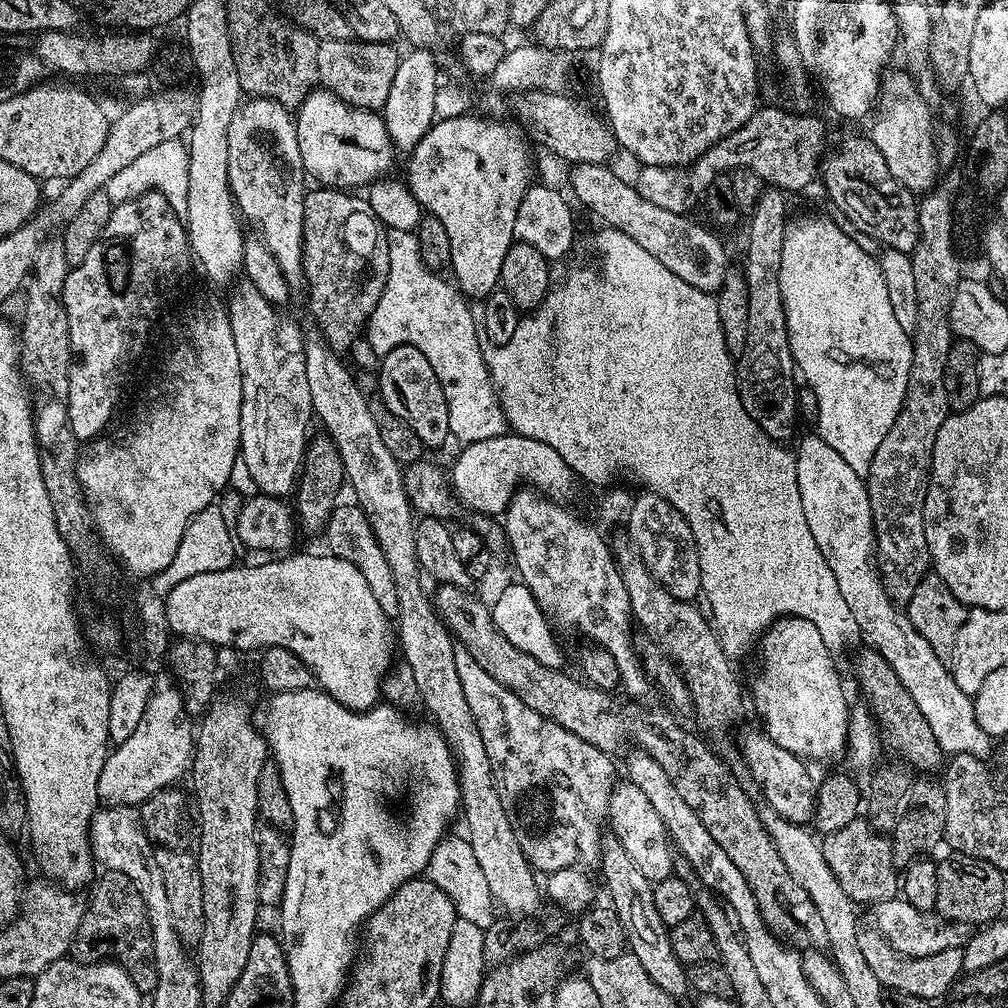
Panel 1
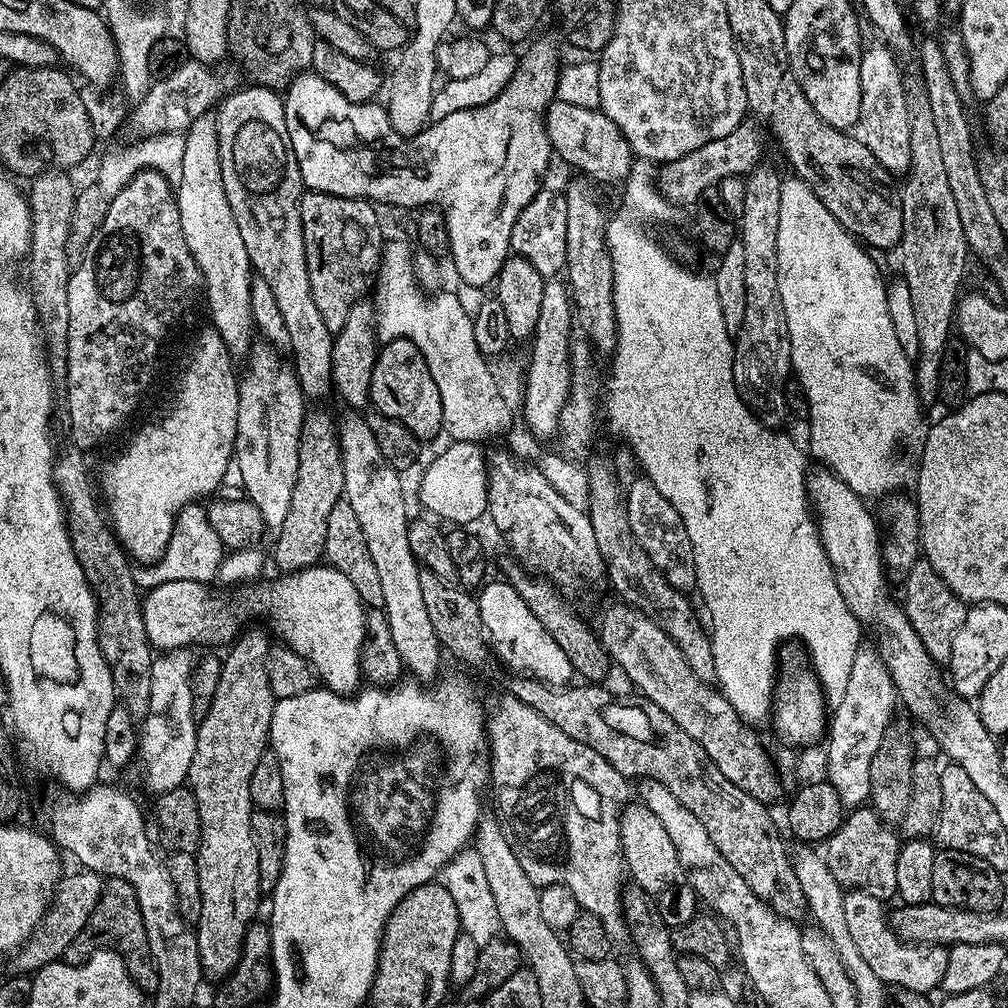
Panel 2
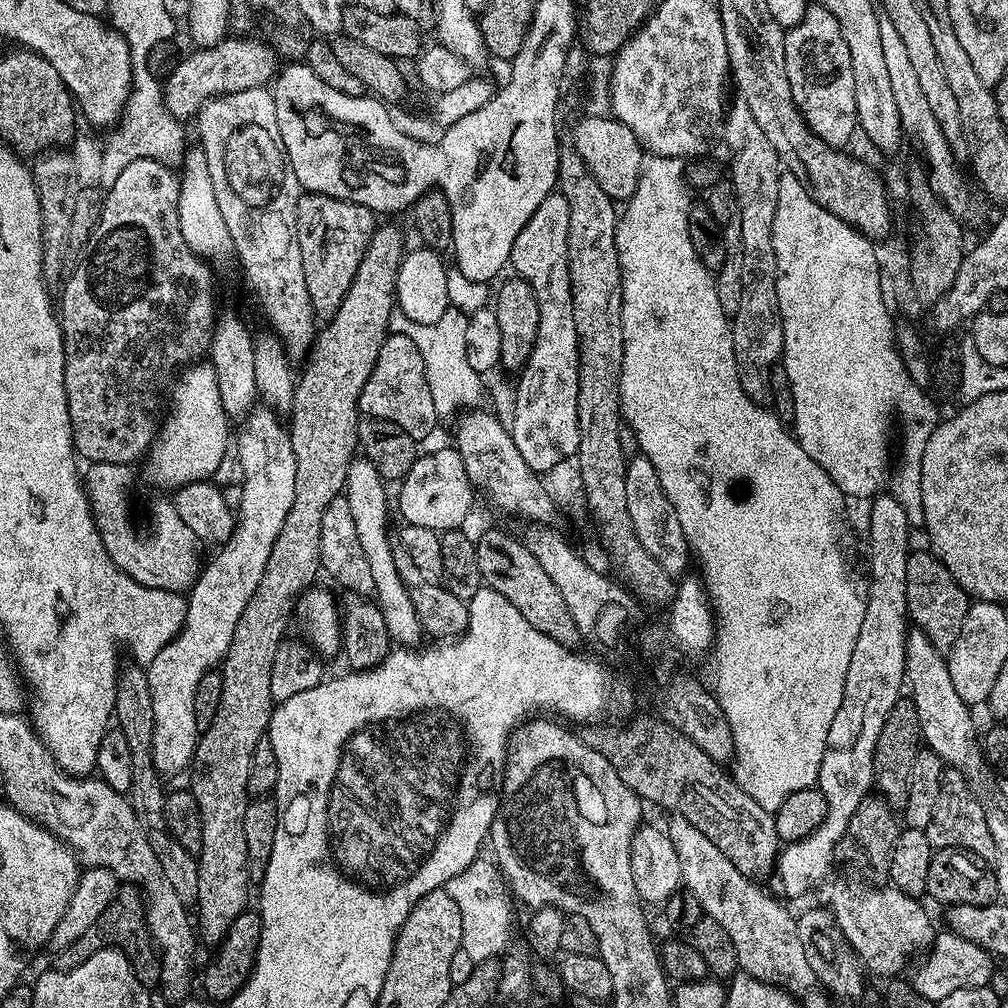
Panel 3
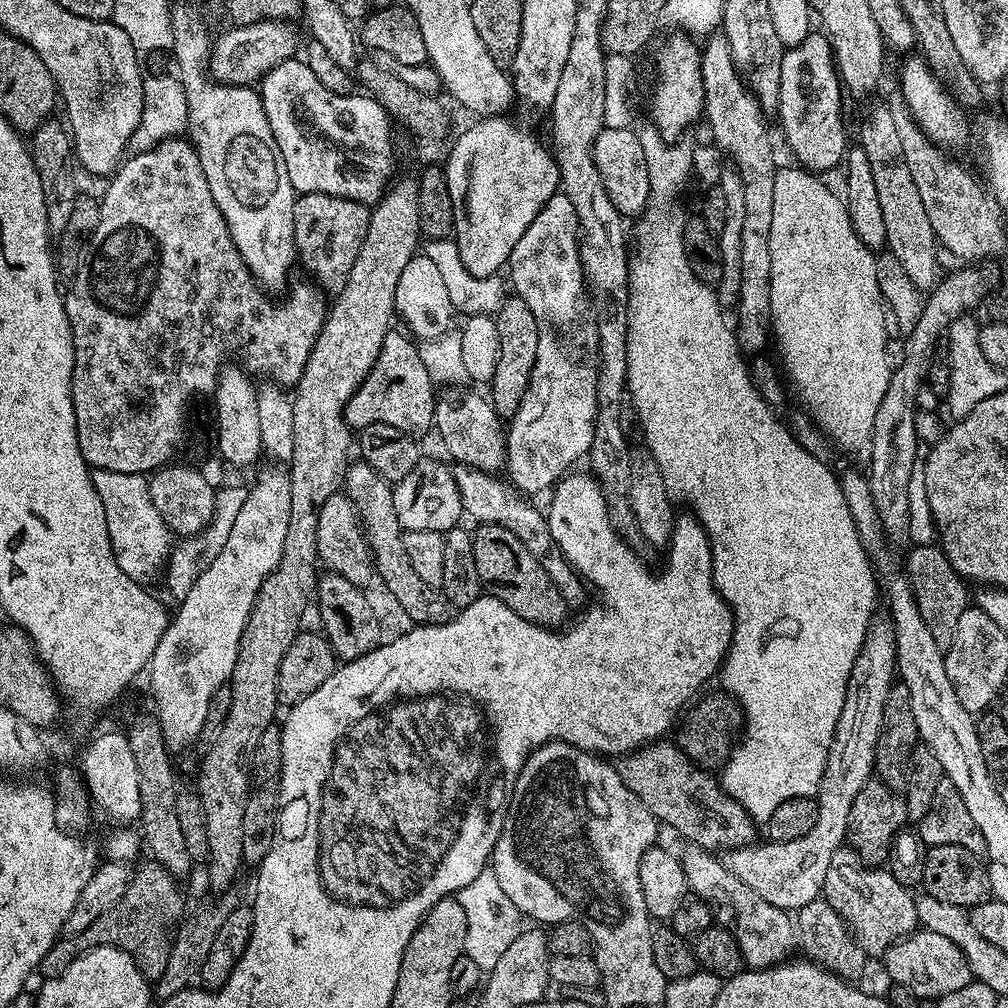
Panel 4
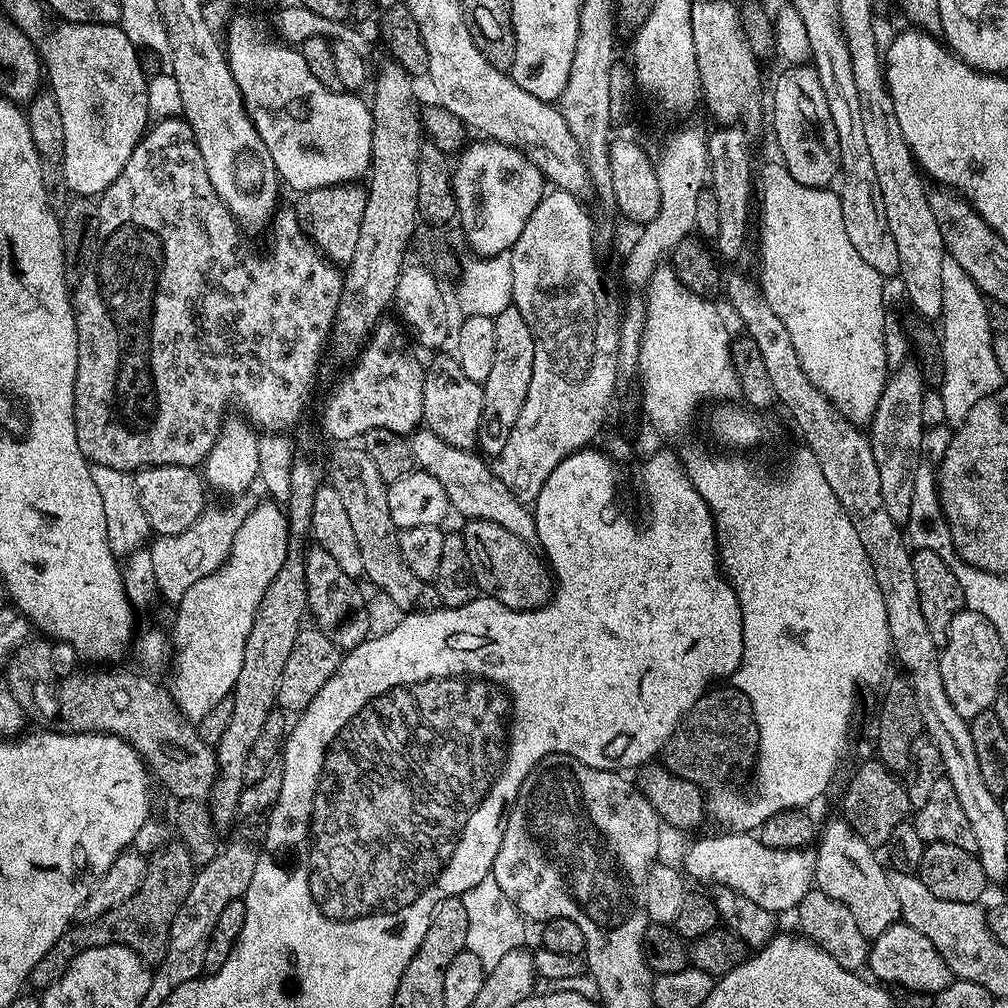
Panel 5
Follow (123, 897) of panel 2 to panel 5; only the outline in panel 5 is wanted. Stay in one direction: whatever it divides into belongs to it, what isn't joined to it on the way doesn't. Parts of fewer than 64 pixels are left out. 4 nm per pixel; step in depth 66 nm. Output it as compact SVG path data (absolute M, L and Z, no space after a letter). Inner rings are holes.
M172 838L169 844L162 845L153 856L149 855L147 861L146 878L129 900L114 906L114 910L106 910L106 914L98 918L77 923L64 932L62 938L58 938L58 942L50 946L50 950L46 950L38 966L34 966L30 977L31 987L34 986L37 990L50 987L54 982L58 982L58 978L62 978L62 974L66 974L75 956L98 946L121 944L137 952L149 966L158 965L162 958L166 958L170 926L182 902L186 902L186 894L190 894L190 886L194 882L196 872L186 846L176 838Z

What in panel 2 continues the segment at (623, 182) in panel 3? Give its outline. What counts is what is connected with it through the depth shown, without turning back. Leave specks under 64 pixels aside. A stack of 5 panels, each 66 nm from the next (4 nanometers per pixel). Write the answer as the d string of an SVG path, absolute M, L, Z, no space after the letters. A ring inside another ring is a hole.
M555 99L548 106L544 122L548 137L552 143L552 151L576 168L577 173L587 179L600 184L620 184L631 177L634 172L634 157L632 147L626 142L622 130L610 122L610 118L603 110L574 106L569 102Z

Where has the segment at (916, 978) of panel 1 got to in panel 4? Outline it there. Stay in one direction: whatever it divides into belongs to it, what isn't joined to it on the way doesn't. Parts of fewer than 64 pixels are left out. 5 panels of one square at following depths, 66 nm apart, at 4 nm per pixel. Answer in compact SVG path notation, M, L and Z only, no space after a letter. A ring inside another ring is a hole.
M839 850L830 858L822 896L838 910L858 946L862 946L865 957L880 958L891 944L917 931L916 900L911 894L888 870L865 864L851 850Z

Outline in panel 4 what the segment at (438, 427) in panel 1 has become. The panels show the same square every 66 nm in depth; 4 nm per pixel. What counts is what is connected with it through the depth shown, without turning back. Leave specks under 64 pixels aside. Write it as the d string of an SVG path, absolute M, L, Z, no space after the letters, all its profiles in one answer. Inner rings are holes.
M390 330L386 334L382 350L378 350L378 358L370 374L366 374L366 378L344 407L344 420L353 430L386 422L386 426L395 426L410 437L420 438L423 432L433 431L437 393L419 356L417 341L411 335L403 336L396 331Z

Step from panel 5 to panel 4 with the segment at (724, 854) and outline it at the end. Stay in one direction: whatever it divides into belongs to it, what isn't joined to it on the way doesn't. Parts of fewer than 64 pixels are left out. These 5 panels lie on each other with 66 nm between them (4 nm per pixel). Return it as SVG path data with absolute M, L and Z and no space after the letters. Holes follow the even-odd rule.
M888 618L873 619L862 642L862 650L850 670L845 701L842 702L841 716L834 730L820 783L816 825L802 838L750 843L745 848L731 849L723 857L725 868L742 878L742 882L746 882L746 886L750 886L758 898L764 898L771 905L785 910L798 910L806 906L806 902L821 899L830 858L834 858L834 854L841 849L848 834L850 806L854 806L858 790L862 790L862 786L873 779L882 714L897 672L892 621Z

